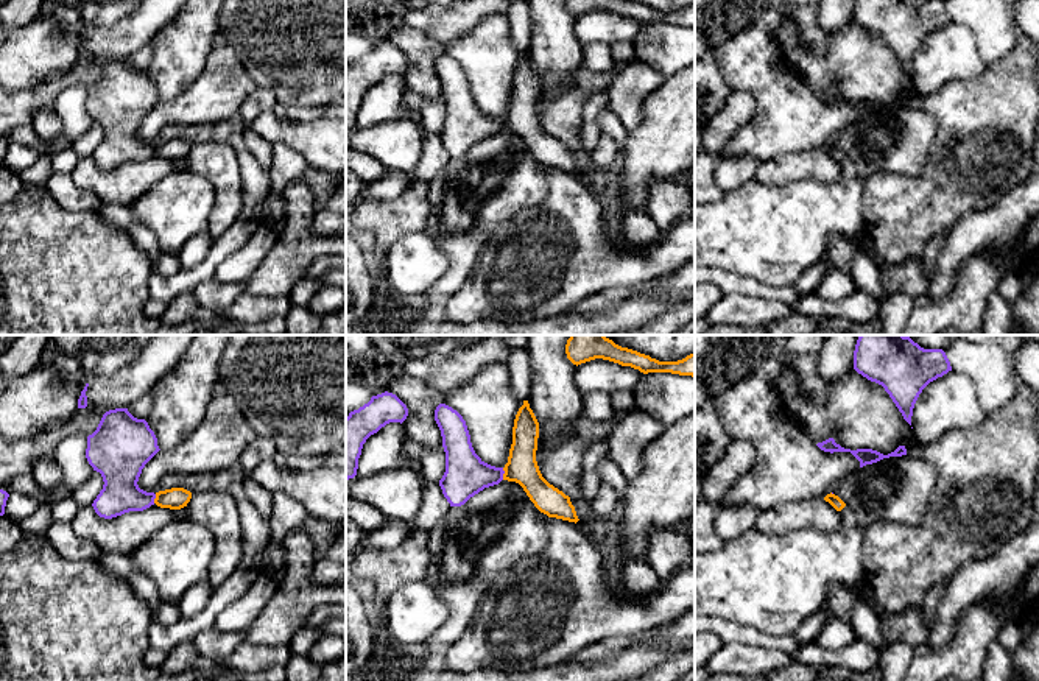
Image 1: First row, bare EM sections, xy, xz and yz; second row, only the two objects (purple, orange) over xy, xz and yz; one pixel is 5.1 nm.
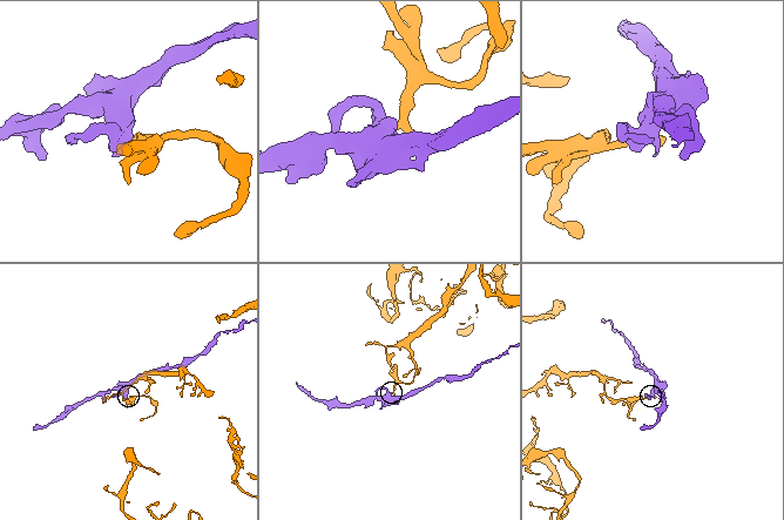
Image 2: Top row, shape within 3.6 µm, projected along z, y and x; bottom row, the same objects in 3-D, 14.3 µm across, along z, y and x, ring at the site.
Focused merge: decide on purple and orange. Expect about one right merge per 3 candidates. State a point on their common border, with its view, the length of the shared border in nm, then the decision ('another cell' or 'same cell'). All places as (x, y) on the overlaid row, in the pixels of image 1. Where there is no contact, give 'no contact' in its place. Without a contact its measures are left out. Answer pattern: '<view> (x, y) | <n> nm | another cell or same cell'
xz (503, 472) | 60 nm | another cell

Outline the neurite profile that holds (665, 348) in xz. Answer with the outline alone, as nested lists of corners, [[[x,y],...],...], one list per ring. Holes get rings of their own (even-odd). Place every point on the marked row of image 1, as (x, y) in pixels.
[[[604,335],[622,348],[659,362],[678,362],[695,354],[695,335]]]

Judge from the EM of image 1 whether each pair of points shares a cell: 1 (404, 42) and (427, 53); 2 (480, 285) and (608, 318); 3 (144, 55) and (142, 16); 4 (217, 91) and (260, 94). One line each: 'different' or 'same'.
1: same
2: different
3: different
4: different

